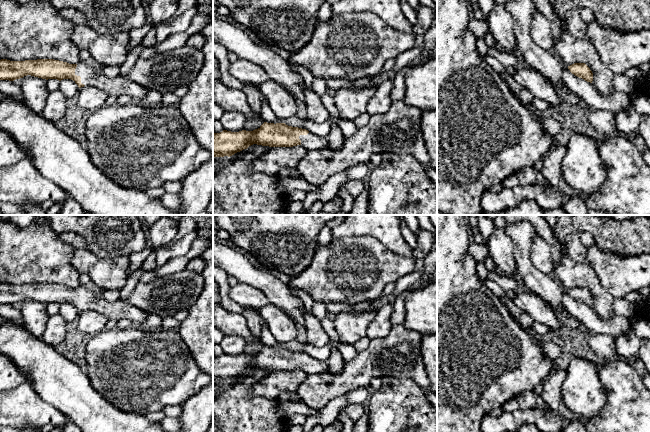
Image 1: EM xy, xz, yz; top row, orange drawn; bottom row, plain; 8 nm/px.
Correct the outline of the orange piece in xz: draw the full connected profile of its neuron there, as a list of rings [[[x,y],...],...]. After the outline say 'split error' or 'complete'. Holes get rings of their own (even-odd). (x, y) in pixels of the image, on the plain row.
[[[264,346],[253,355],[213,357],[213,381],[232,380],[257,368],[269,371],[304,370],[307,374],[329,373],[327,361],[320,361],[306,353],[288,350],[285,347]]] | split error

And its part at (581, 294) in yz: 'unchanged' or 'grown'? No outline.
unchanged

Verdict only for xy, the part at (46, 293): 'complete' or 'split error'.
split error

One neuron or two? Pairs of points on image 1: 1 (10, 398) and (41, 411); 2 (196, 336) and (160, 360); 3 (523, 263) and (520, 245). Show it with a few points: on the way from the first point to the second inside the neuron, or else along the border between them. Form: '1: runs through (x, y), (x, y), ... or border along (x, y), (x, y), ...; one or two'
1: runs through (18, 406), (33, 411); one
2: border along (177, 330), (196, 364); two
3: runs through (522, 259), (522, 249); one

